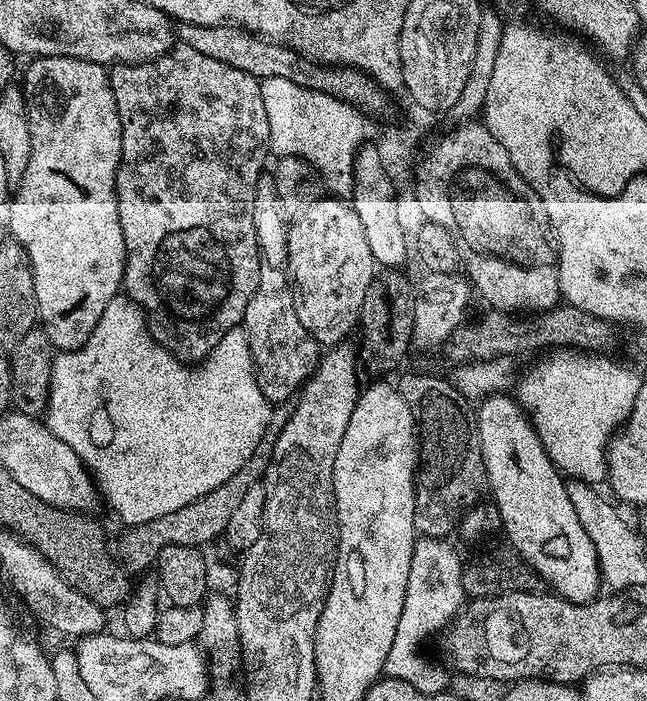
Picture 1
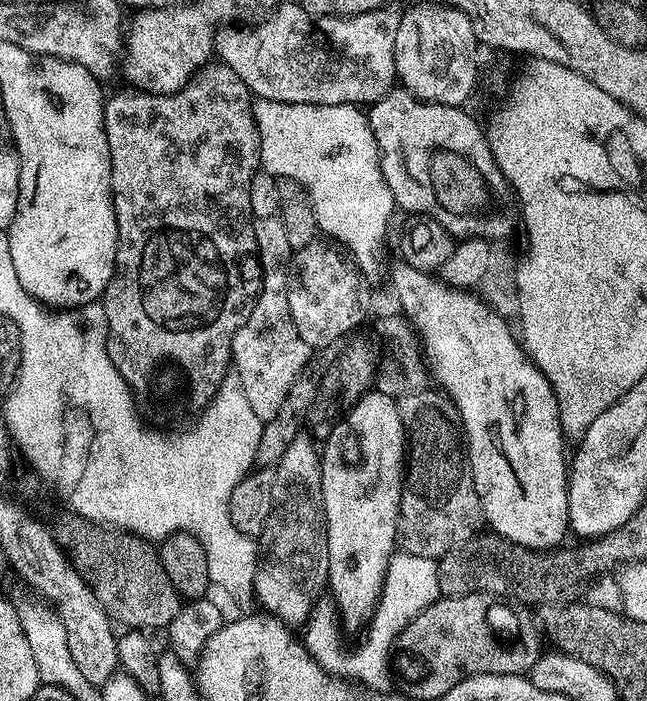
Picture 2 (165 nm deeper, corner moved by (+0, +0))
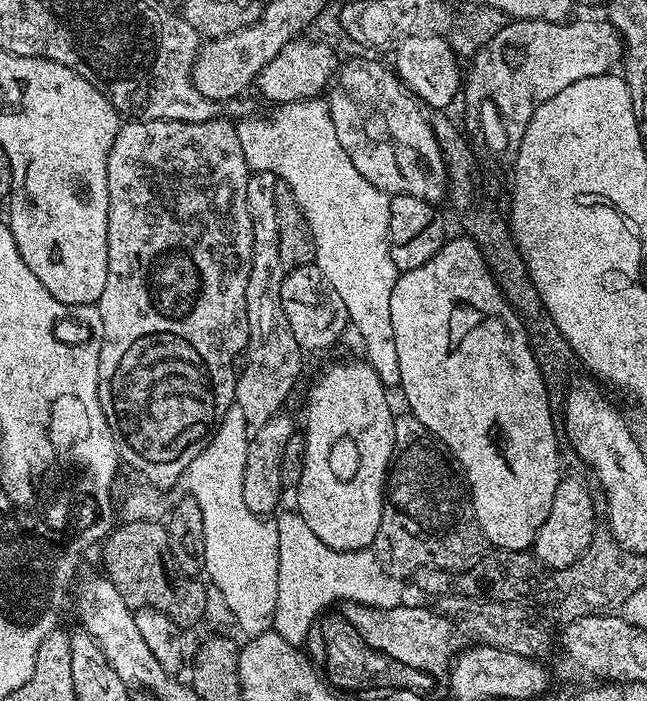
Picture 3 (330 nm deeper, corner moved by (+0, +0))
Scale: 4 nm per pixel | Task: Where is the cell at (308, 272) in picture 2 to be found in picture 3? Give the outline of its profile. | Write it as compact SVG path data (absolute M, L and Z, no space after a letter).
M315 263L289 269L279 288L279 298L282 299L282 310L285 311L286 320L290 322L290 330L293 331L294 340L298 342L301 351L328 348L349 327L346 304L337 291L328 287Z

